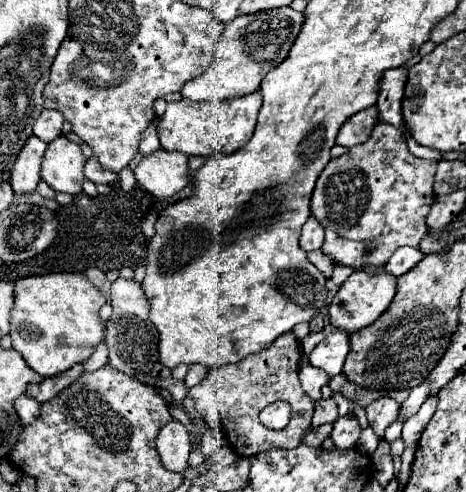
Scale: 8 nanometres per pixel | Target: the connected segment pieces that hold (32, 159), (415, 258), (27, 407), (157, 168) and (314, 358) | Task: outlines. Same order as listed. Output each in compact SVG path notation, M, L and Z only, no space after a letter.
M36 136L28 138L28 142L24 144L22 152L18 154L18 158L14 162L14 170L10 176L10 184L12 184L16 194L28 194L28 192L34 192L38 188L40 160L44 156L46 146L48 144Z
M402 246L392 254L392 258L386 264L386 270L394 276L400 276L406 274L406 270L410 270L412 266L416 266L422 258L424 254L418 250L418 246Z
M22 394L14 402L14 410L16 410L18 418L20 418L20 424L22 426L28 426L28 424L32 424L38 418L40 404L36 404L32 398L28 398L26 394Z
M160 148L154 154L142 158L142 162L134 170L134 176L138 184L156 200L170 198L188 184L188 156Z
M334 332L328 334L312 352L310 352L310 364L316 368L322 368L330 378L342 372L344 358L348 354L348 334Z

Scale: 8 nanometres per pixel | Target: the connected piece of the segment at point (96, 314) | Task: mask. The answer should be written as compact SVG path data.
M62 272L22 278L16 282L14 302L10 318L12 348L18 350L28 366L44 378L86 362L104 340L100 308L106 304L106 298L84 274Z

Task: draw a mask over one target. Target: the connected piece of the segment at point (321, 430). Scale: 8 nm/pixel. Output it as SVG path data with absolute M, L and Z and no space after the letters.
M322 424L322 426L318 426L318 428L312 428L310 434L308 434L302 442L304 442L306 446L318 448L318 446L322 446L322 442L330 436L330 432L332 432L332 424Z

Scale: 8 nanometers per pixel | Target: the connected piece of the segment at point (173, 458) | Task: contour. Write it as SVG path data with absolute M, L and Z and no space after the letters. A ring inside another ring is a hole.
M170 420L166 426L160 428L160 434L156 438L156 448L164 462L164 468L182 472L188 466L188 454L192 448L188 428L178 420Z

